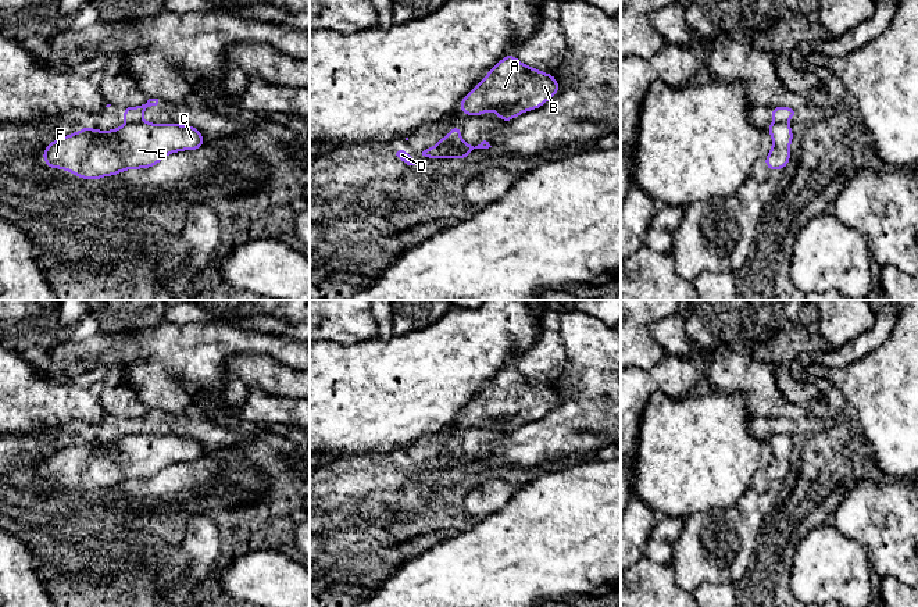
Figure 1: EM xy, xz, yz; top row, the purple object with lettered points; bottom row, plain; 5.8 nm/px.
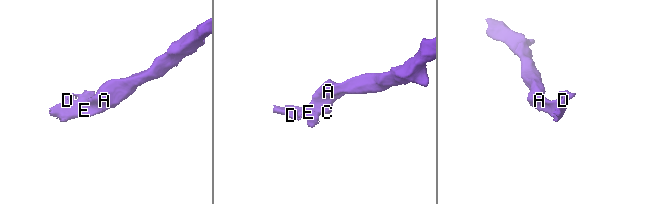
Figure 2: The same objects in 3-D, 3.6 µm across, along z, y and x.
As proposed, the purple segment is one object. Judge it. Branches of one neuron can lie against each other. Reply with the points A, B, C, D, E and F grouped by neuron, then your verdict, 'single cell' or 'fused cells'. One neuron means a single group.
groups A B C E F / D; fused cells

